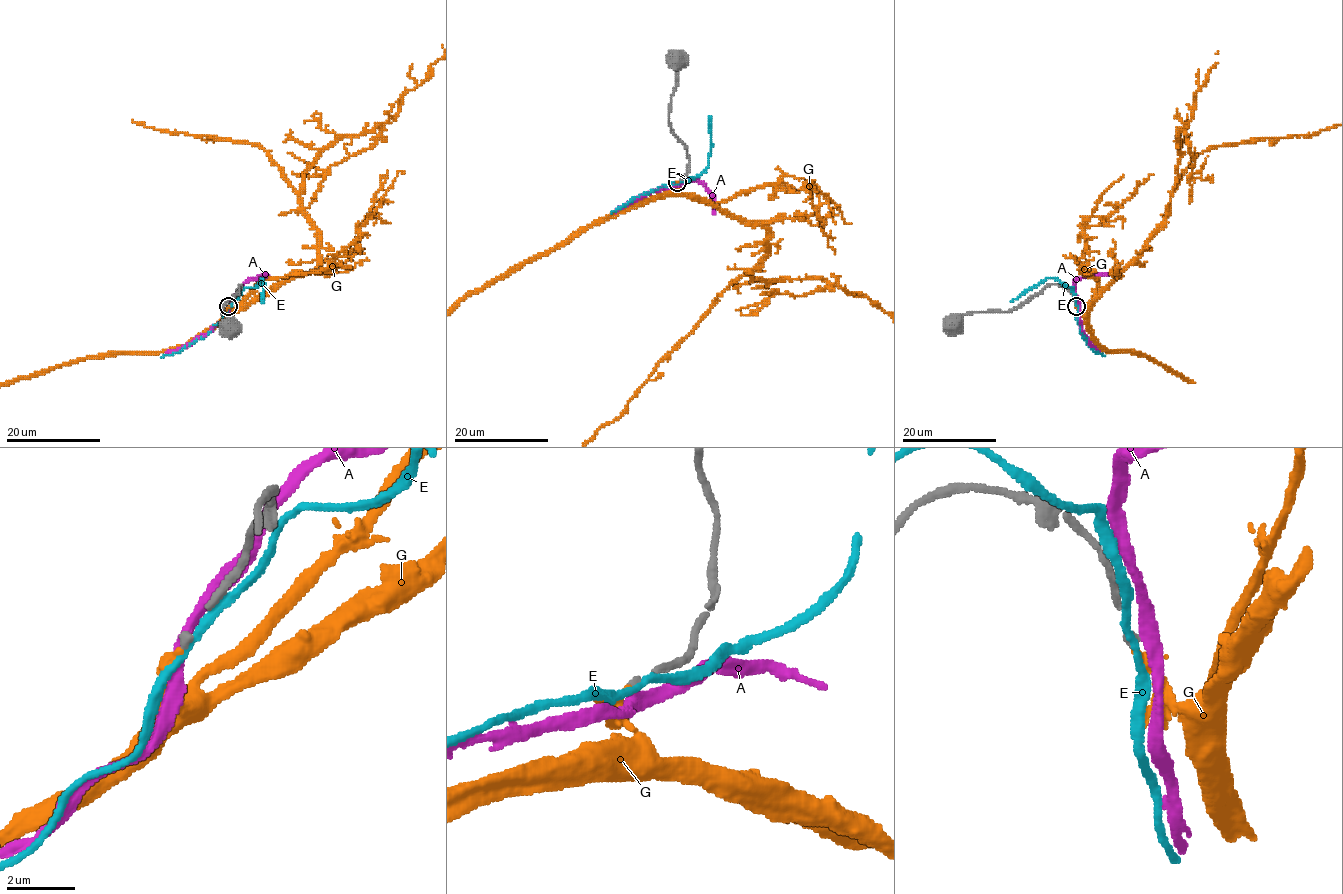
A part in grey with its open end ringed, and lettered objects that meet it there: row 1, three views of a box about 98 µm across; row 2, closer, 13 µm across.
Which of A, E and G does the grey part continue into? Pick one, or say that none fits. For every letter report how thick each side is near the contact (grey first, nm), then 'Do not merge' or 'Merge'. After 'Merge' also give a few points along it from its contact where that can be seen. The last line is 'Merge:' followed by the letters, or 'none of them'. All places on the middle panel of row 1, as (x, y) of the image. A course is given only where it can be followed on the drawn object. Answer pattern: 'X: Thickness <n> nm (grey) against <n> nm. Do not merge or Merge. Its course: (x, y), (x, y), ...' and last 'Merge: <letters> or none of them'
A: Thickness 200 nm (grey) against 340 nm. Do not merge
E: Thickness 200 nm (grey) against 200 nm. Do not merge
G: Thickness 200 nm (grey) against 260 nm. Merge
Merge: G

